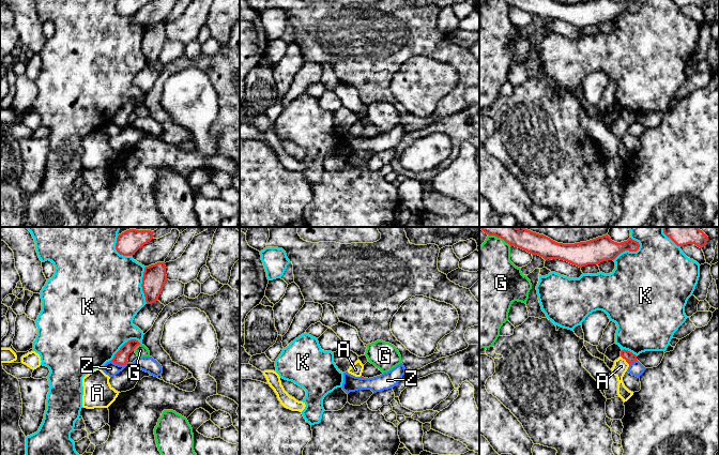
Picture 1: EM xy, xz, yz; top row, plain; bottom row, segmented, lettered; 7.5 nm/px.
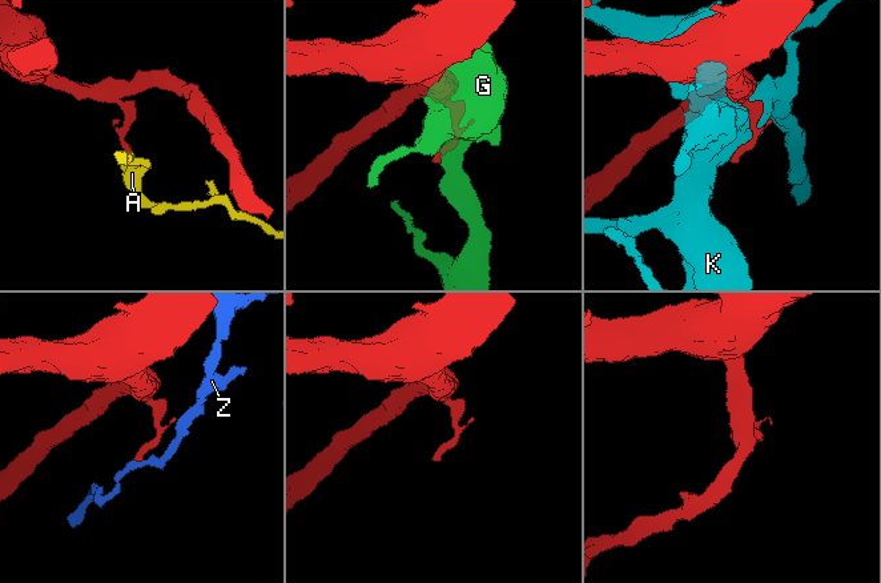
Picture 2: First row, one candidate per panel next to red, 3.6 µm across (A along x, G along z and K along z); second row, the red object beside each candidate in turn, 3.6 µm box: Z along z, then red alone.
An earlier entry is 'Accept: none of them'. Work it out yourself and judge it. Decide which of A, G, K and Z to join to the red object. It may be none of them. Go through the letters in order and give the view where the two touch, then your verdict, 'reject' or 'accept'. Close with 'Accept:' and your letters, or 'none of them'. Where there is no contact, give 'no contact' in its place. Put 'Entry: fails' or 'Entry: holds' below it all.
A: contact in yz; accept
G: contact in xy; reject
K: contact in xy; reject
Z: contact in xy; reject
Accept: A
Entry: fails

